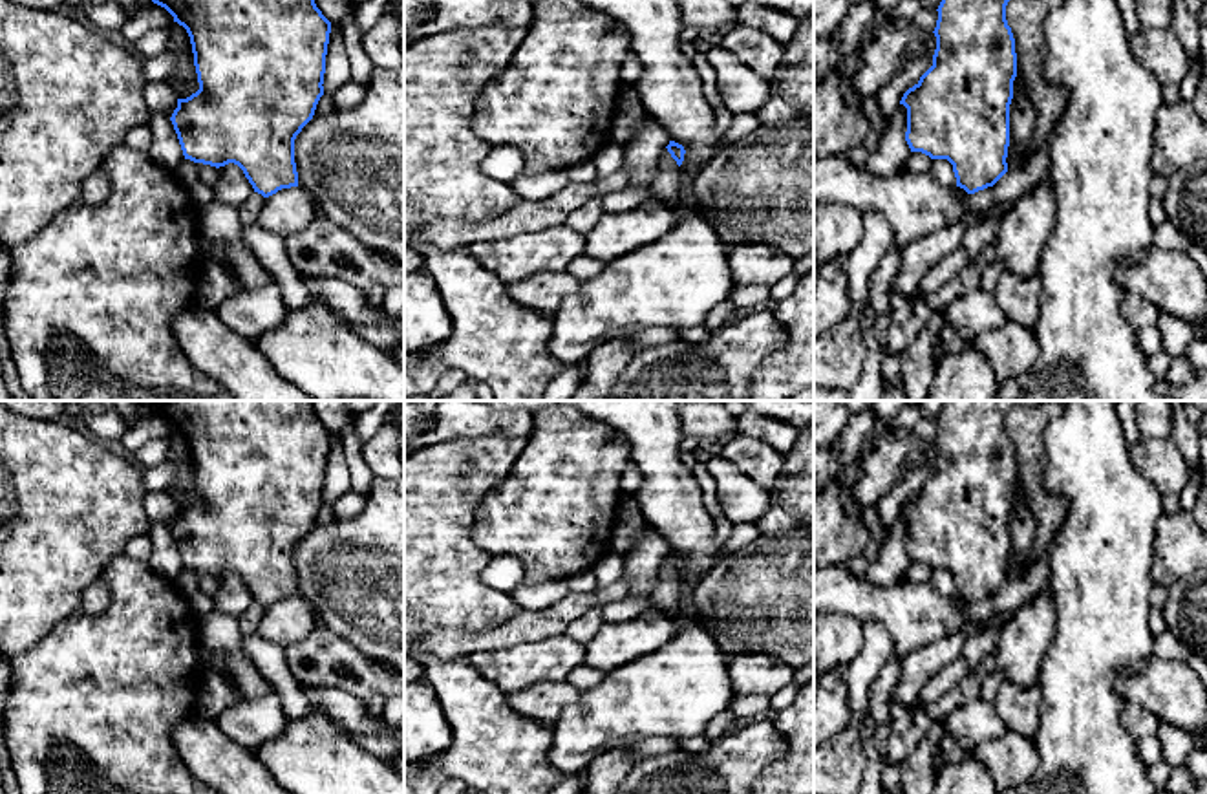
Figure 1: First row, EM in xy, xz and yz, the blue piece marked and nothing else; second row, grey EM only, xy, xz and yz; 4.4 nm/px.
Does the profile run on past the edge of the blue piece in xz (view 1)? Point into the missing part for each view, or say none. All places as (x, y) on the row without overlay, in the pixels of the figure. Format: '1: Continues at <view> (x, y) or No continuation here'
1: No continuation here

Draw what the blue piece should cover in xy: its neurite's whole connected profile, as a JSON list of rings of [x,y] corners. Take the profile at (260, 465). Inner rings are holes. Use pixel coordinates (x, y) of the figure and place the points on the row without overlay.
[[[139,401],[165,417],[190,446],[199,499],[177,509],[170,531],[185,569],[210,576],[238,574],[254,602],[269,607],[298,596],[294,549],[313,529],[324,505],[331,432],[316,417],[313,401]]]

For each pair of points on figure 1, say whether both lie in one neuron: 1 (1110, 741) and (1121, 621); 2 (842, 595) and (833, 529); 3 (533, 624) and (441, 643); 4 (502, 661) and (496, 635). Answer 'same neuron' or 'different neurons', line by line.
1: same neuron
2: different neurons
3: same neuron
4: different neurons

